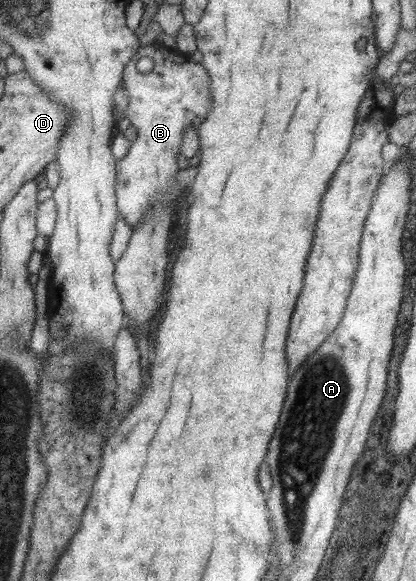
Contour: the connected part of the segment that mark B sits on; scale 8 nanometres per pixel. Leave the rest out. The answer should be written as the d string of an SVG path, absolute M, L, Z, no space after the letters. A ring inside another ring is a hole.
M151 44L140 47L125 66L122 76L123 86L129 92L129 105L126 117L137 128L137 138L125 158L116 160L116 201L117 212L125 217L131 229L139 225L145 211L159 201L161 205L177 206L183 196L177 194L177 160L181 154L183 131L193 125L199 128L201 121L211 109L211 76L203 63L194 62L189 55L183 56L172 49ZM153 58L155 64L151 71L140 72L137 60Z

